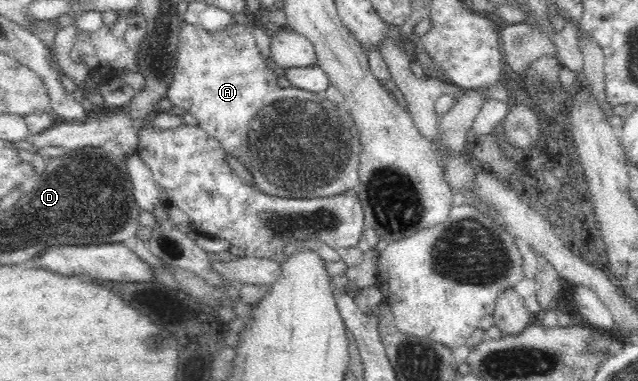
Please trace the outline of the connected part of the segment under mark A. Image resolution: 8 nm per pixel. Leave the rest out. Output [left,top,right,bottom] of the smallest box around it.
[167,22,361,198]

